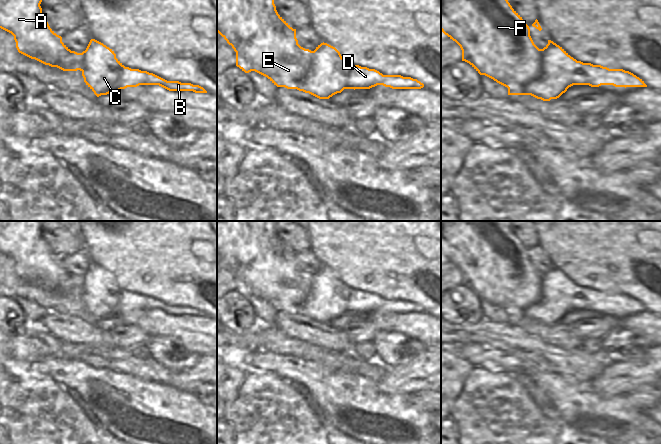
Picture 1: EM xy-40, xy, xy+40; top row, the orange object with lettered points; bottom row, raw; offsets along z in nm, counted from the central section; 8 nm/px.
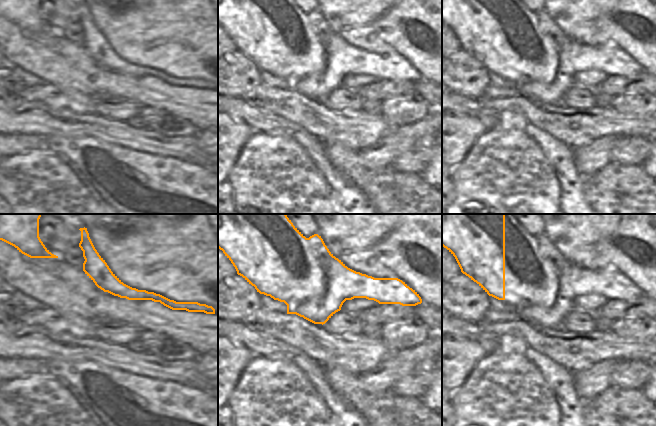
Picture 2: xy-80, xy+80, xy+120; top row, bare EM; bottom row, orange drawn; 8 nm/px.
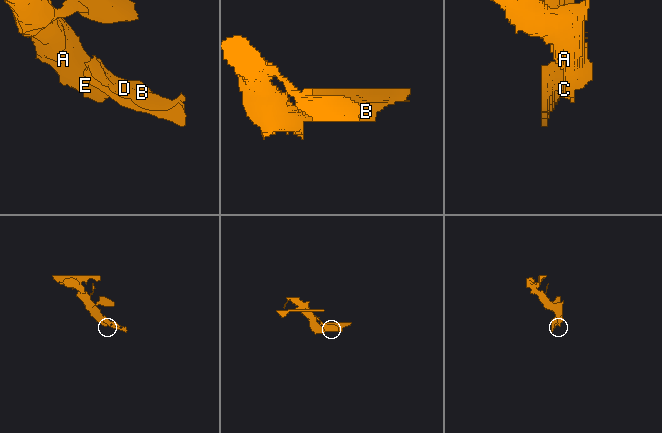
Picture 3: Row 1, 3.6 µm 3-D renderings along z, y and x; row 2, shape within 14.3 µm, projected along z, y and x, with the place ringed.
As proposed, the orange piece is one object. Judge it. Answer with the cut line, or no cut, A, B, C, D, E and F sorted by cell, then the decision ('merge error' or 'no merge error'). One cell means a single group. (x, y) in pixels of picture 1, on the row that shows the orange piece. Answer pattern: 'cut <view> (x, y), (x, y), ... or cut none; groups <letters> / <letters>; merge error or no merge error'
cut xy+40 (542, 49), (545, 57), (540, 72), (526, 84), (527, 94); groups A E F / B C D; merge error

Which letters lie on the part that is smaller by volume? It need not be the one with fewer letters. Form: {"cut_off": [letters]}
{"cut_off": ["B", "C", "D"]}

